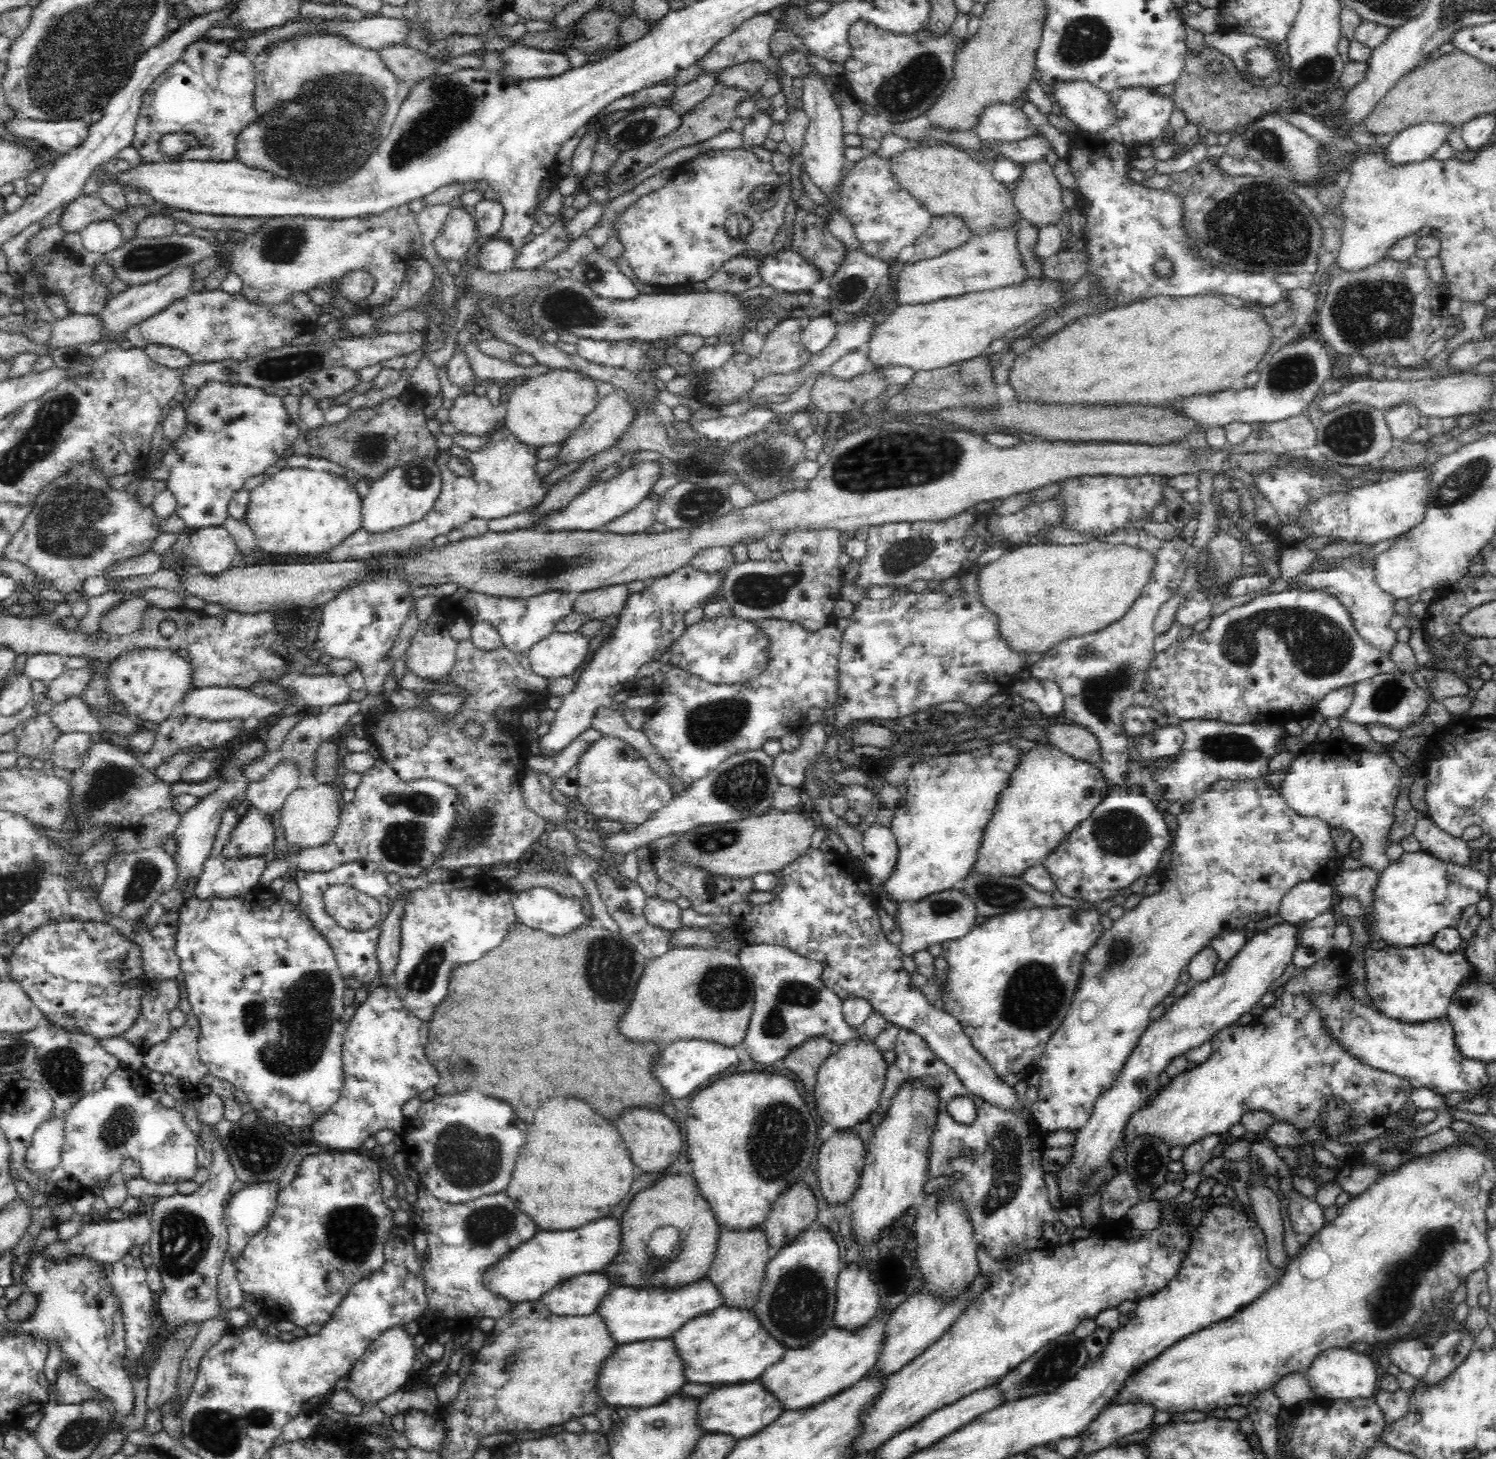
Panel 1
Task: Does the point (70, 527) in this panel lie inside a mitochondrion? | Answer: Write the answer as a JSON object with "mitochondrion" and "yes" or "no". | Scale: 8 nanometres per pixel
{"mitochondrion":"yes"}

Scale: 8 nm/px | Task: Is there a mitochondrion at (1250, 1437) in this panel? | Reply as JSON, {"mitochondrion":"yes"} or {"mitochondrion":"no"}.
{"mitochondrion":"no"}

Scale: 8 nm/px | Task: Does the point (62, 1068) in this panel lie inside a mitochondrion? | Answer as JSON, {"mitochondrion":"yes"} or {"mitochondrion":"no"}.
{"mitochondrion":"yes"}

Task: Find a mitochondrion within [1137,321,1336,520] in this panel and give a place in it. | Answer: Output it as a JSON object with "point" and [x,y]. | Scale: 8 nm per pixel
{"point":[1294,371]}

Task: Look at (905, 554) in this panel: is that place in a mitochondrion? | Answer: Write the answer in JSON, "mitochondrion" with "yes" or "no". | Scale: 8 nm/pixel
{"mitochondrion":"yes"}

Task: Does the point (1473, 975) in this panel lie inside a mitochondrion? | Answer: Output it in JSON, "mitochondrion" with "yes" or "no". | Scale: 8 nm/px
{"mitochondrion":"no"}

